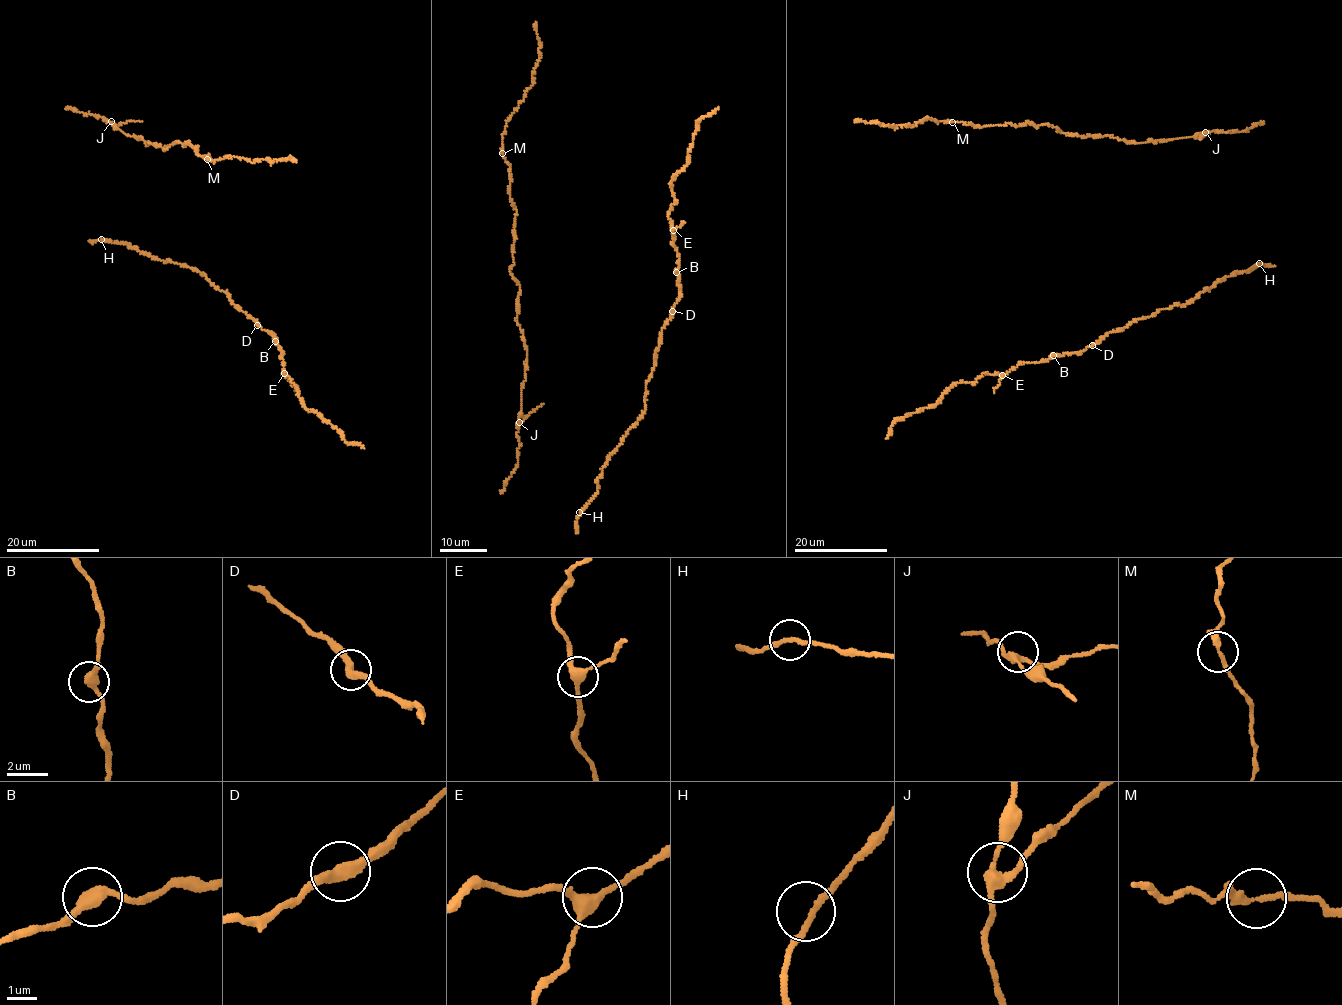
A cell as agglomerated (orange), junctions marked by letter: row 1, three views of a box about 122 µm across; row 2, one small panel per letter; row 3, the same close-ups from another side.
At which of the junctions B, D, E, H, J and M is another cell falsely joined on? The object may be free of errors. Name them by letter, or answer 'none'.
none

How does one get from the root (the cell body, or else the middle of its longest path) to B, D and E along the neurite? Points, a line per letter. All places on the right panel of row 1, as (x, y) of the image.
B: (1259, 263), (1247, 272), (1216, 281), (1186, 304), (1161, 309), (1124, 328), (1108, 332), (1081, 352), (1053, 355)
D: (1259, 263), (1247, 272), (1216, 281), (1186, 304), (1161, 309), (1124, 328), (1108, 332), (1092, 345)
E: (1259, 263), (1216, 281), (1186, 304), (1108, 332), (1081, 352), (1025, 362), (1002, 375)

